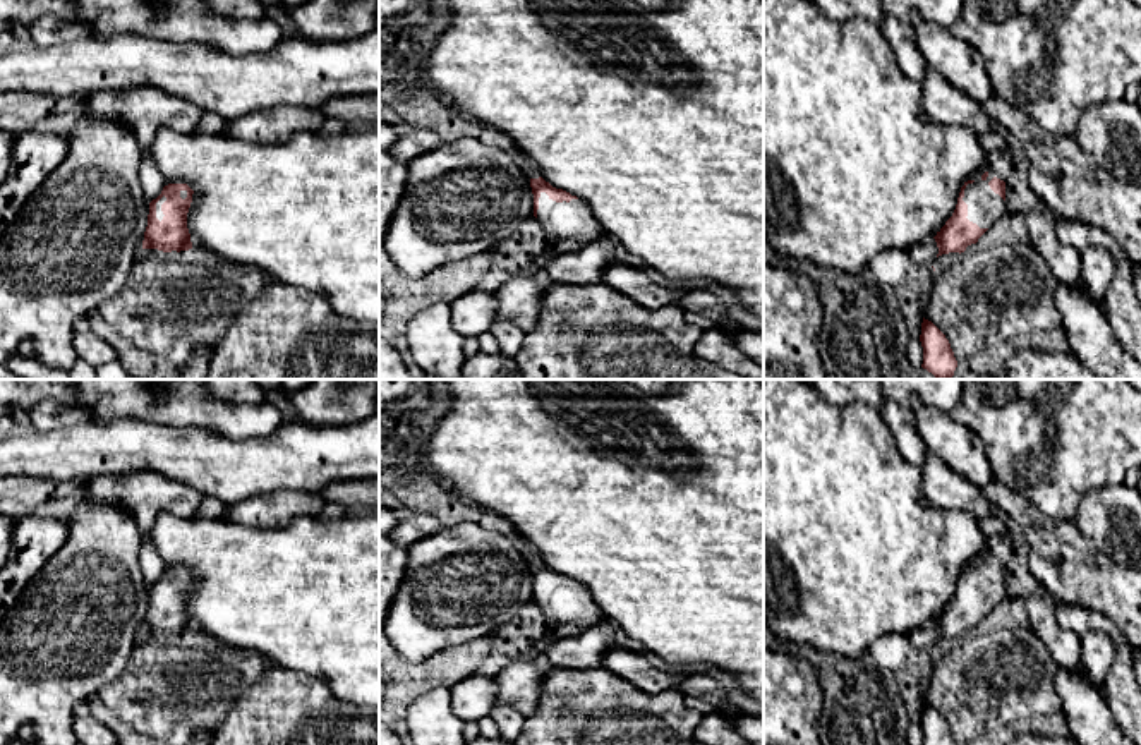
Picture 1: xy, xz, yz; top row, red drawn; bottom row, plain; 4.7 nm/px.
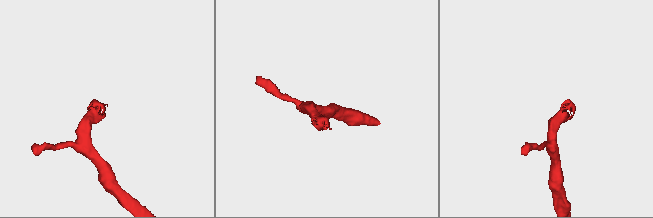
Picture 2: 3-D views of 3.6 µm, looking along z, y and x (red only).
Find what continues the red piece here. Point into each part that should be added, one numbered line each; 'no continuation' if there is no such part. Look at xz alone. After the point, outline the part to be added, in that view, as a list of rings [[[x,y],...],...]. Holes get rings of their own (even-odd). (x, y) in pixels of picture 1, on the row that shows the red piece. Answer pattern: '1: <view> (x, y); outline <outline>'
1: xz (573, 220); outline [[[546,192],[539,197],[537,220],[549,233],[575,239],[582,245],[592,242],[601,228],[585,201],[556,203]]]

